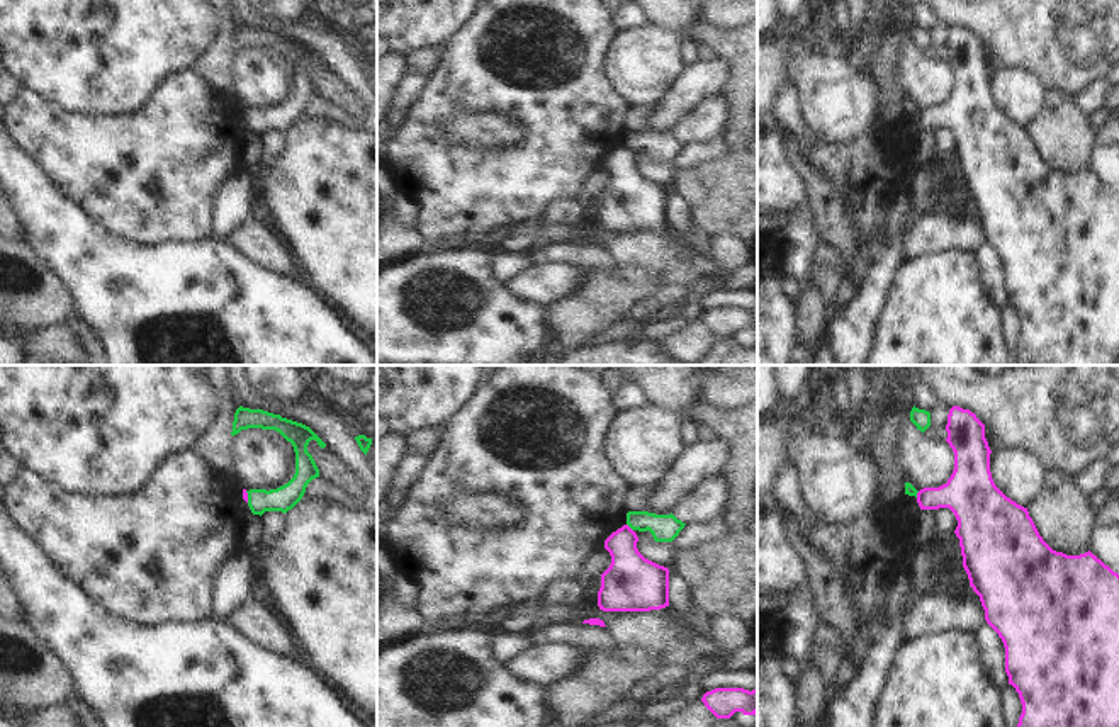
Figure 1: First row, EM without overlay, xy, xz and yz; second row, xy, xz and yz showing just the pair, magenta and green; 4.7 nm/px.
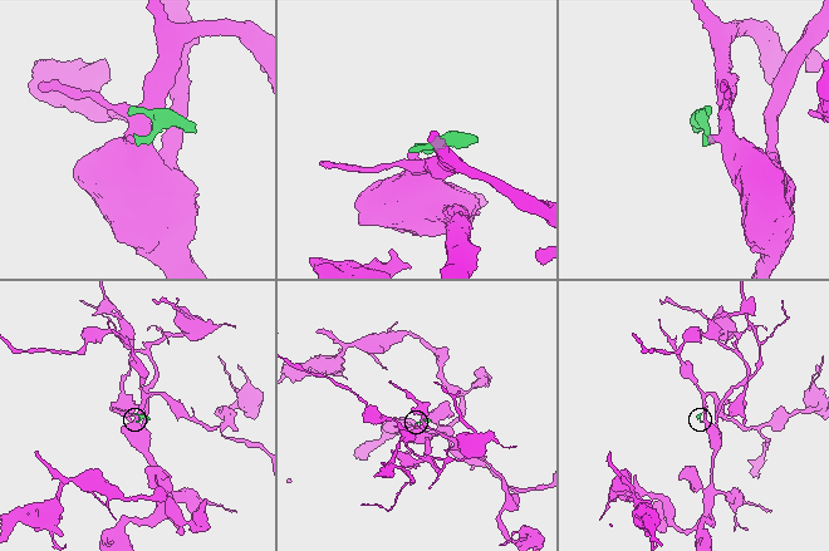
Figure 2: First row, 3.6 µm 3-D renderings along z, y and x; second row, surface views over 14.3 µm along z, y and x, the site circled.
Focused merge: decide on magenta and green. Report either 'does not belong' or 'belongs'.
does not belong

